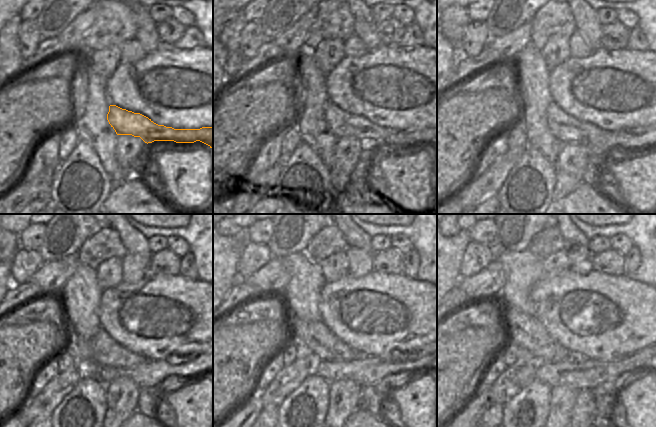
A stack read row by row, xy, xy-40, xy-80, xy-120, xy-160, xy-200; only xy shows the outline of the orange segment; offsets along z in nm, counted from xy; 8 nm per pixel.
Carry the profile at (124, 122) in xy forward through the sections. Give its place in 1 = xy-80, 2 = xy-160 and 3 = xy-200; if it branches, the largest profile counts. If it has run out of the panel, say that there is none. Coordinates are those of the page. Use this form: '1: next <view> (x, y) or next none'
1: next xy-80 (565, 128)
2: next xy-160 (312, 335)
3: next xy-200 (525, 331)

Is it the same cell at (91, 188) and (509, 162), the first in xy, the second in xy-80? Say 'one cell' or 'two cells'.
two cells

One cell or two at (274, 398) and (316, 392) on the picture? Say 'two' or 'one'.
two

